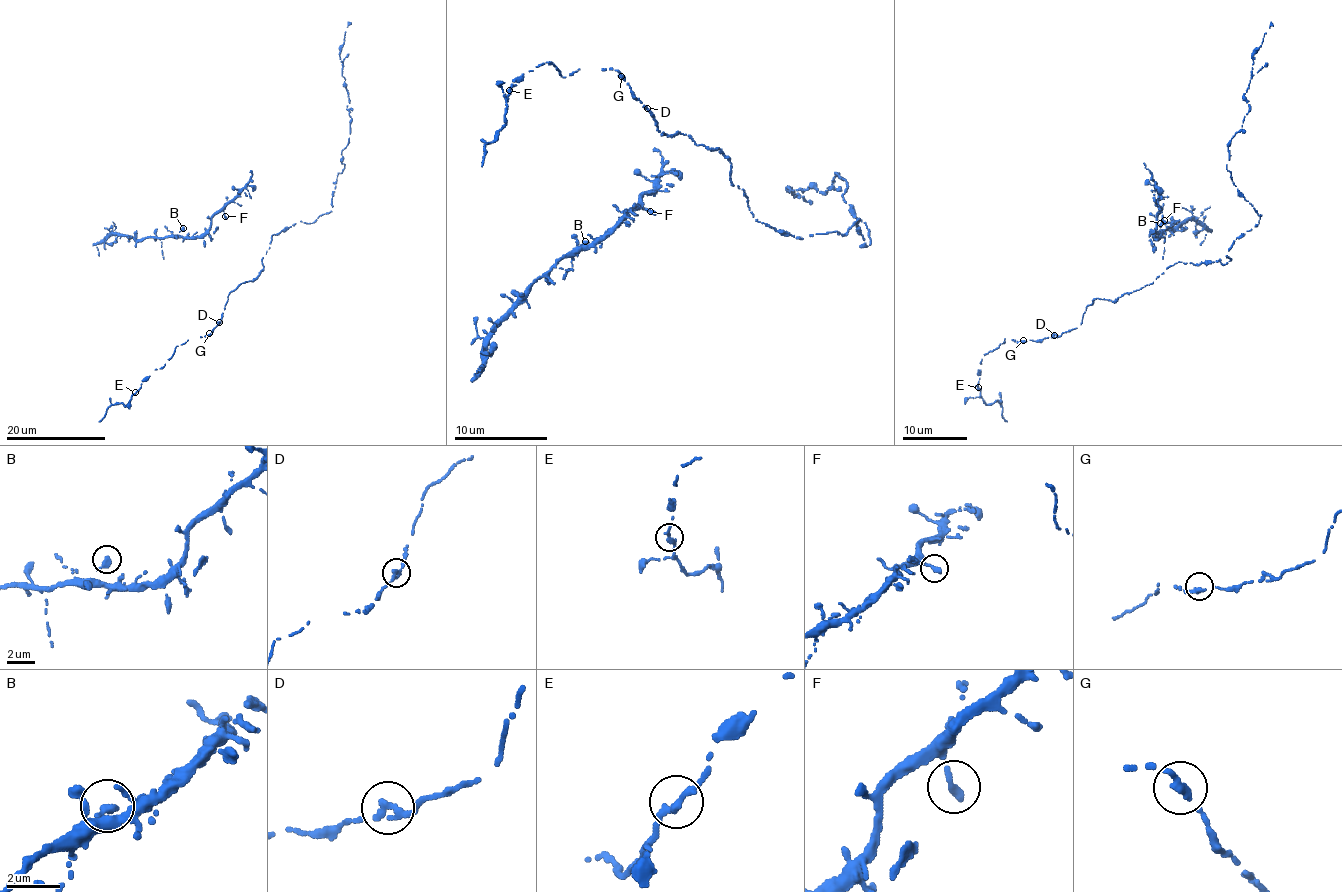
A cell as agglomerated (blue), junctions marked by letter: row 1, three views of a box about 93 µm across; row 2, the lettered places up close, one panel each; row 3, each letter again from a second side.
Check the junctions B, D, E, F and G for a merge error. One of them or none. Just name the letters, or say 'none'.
none

